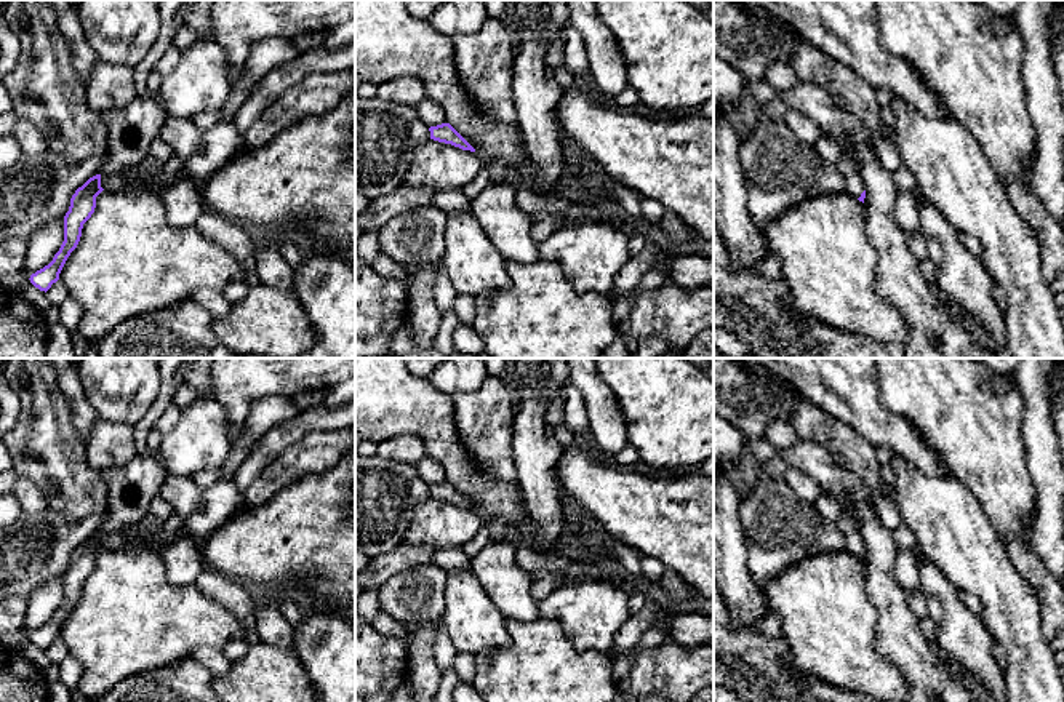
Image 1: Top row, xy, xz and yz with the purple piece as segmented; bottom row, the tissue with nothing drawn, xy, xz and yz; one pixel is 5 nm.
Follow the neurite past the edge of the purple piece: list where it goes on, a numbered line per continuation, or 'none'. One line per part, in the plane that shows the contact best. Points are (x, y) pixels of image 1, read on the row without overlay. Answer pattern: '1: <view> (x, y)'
1: yz (805, 454)

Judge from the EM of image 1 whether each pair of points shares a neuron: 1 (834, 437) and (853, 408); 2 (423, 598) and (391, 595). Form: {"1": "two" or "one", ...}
{"1": "two", "2": "one"}

